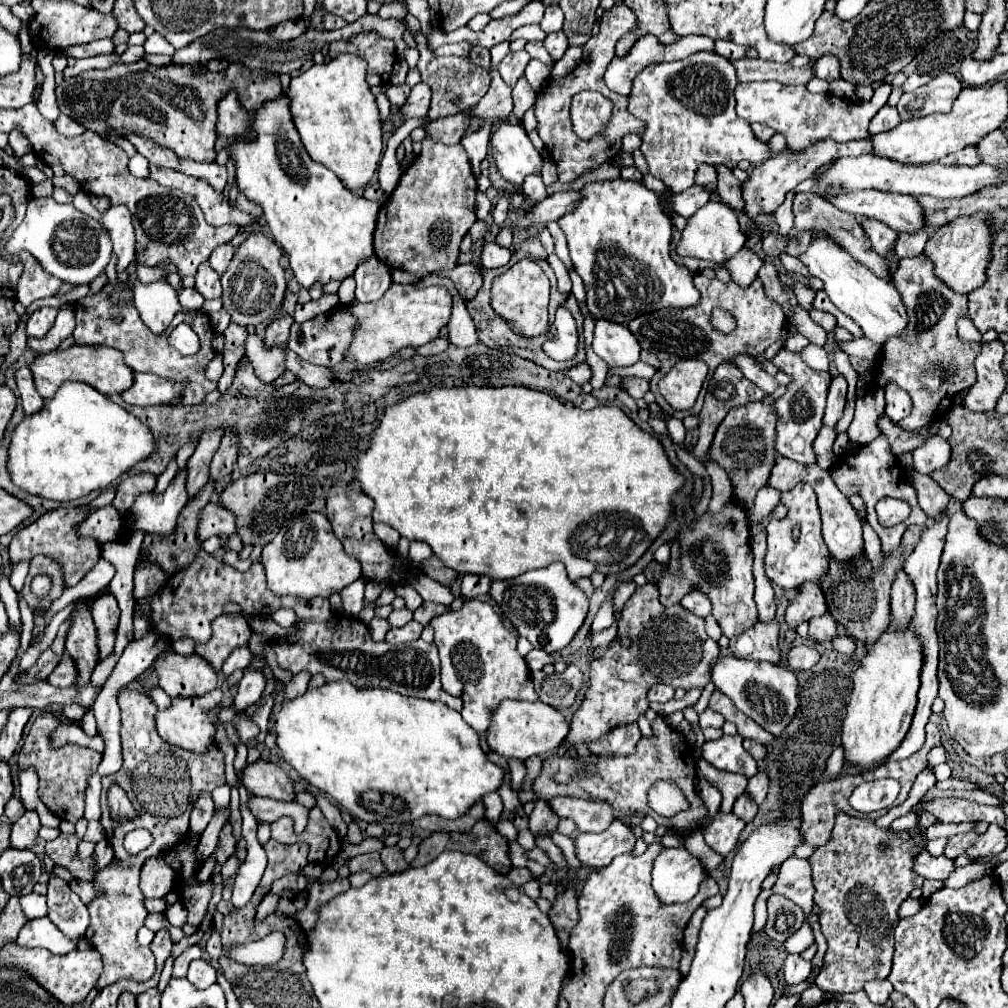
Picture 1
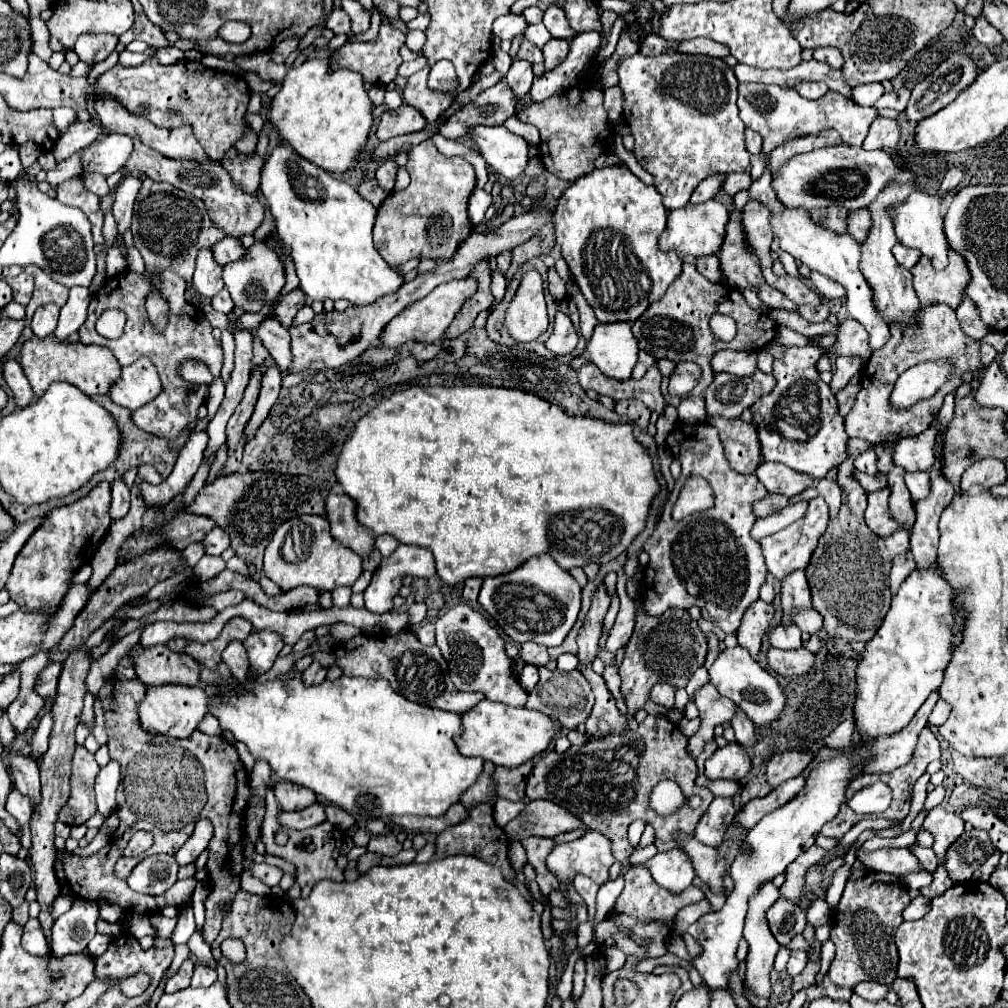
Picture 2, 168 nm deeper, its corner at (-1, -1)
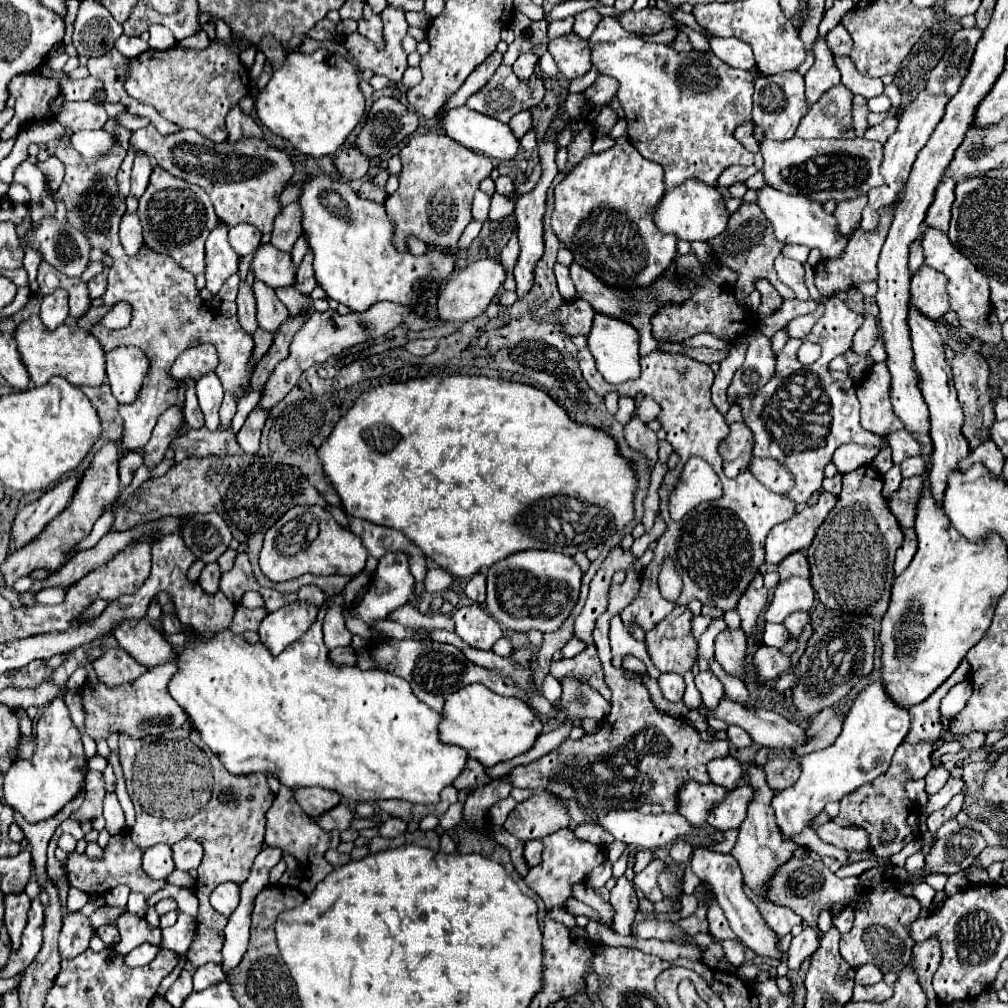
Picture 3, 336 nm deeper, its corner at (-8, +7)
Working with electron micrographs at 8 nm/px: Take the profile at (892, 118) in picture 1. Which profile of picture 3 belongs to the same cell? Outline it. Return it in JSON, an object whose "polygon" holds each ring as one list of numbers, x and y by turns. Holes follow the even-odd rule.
{"polygon":[[896,116,886,118,886,120,880,122,878,126,868,128,868,130,864,132,864,138,866,138,866,140,876,140,876,142,880,142,880,144,886,144,886,138,896,130,896,126,898,126,898,118,896,118]]}

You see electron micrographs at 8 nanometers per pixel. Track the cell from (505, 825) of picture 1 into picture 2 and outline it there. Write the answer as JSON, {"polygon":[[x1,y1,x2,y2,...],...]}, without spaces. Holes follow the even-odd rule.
{"polygon":[[497,800,495,802,495,812,493,812,493,818,495,822,503,828,505,824,509,824,521,810,523,810,523,804,525,802,509,802,509,800]]}

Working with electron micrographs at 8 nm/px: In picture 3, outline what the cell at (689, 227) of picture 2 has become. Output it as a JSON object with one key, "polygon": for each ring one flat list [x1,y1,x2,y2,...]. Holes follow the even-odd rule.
{"polygon":[[690,178,684,184,672,190,666,190,660,202,652,208,654,224,662,232,676,234,680,240,686,240,686,242,694,242,694,240,706,242,710,238,716,238,726,228,726,218,728,218,728,212,726,212,722,194,716,188,706,186,696,178]]}

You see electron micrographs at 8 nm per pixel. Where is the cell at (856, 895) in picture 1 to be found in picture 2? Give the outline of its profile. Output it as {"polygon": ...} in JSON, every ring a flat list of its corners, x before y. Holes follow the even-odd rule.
{"polygon":[[869,872,859,880,847,880,831,926,835,958,831,960,829,978,833,984,855,988,859,982,873,980,879,984,891,984,895,980,899,958,893,938,897,926,903,922,901,912,909,902,907,888,893,874]]}

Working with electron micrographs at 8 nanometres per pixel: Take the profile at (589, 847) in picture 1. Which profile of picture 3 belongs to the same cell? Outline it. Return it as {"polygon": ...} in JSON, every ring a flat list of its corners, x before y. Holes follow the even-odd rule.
{"polygon":[[562,828,542,838,542,844,544,844,542,862,528,870,528,874,524,876,524,882,532,892,536,892,542,898,542,902,546,904,546,910,566,908,568,898,572,898,572,884,584,882,586,876,606,860,606,854,602,848,590,842,578,840,570,828]]}

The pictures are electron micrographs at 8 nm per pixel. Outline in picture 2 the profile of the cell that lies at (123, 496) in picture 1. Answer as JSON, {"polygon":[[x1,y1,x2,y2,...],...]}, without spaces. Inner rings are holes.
{"polygon":[[139,466,139,472,137,472,137,476,141,478,141,480,149,480,149,482,163,482,163,478,161,478,161,474,155,470,155,466]]}

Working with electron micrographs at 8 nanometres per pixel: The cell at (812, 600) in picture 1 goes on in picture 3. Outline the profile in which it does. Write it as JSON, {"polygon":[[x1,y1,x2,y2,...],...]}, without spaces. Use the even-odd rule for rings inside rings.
{"polygon":[[794,552,788,558,784,558,778,564,778,572,780,572,780,580,786,580,790,576,802,576,802,578,810,578,808,572,808,562,804,552]]}

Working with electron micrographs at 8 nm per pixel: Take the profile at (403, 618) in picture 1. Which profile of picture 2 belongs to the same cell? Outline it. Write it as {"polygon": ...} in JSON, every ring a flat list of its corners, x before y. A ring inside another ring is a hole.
{"polygon":[[411,604,409,610,407,610,407,614,409,614,409,620,411,620,409,626,417,626,417,624,421,624,425,620,427,606,425,604]]}

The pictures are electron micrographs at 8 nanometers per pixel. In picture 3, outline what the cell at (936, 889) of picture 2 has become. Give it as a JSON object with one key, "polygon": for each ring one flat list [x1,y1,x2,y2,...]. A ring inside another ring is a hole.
{"polygon":[[920,882,914,886,912,896,920,902,920,916,928,916,932,912,932,900,934,900,934,888,928,886,926,882]]}

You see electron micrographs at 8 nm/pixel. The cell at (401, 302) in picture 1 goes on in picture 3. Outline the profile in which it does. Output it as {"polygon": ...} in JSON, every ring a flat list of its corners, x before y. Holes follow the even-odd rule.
{"polygon":[[484,258,472,262,464,270,458,270,454,278,450,278,450,282,442,288,442,298,438,298,438,314,442,314,442,322,466,322,480,316,498,294,504,280,506,268,496,258]]}

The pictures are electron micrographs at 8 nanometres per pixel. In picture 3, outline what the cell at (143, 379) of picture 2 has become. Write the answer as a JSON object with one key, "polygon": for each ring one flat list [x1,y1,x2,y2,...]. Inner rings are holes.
{"polygon":[[118,346,106,354,106,376,114,398,130,404,138,396,142,378,146,378,148,358,134,346]]}

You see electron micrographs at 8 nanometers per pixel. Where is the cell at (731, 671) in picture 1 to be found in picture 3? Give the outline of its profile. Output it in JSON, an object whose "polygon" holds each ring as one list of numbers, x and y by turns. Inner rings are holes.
{"polygon":[[726,628,716,636,714,646,716,646,716,660,720,662,720,666,728,674,742,678,742,658,746,654,746,634,740,628,736,630]]}

